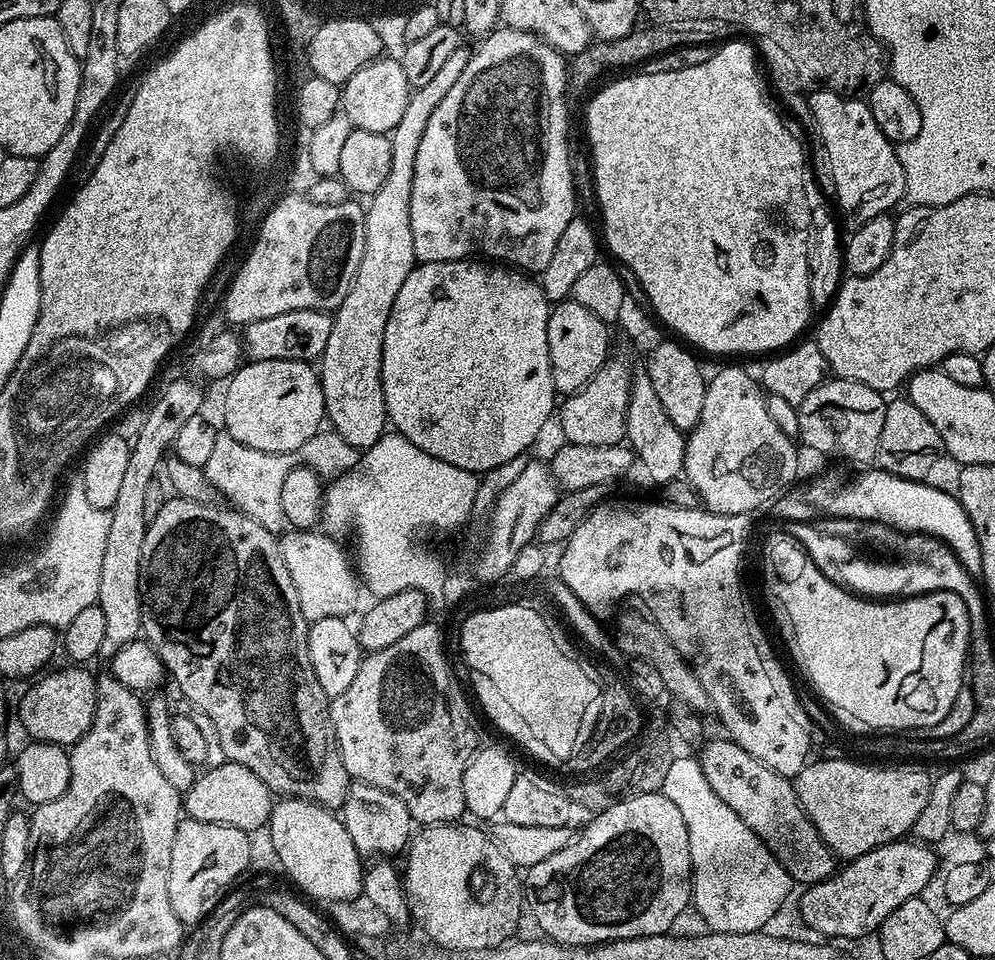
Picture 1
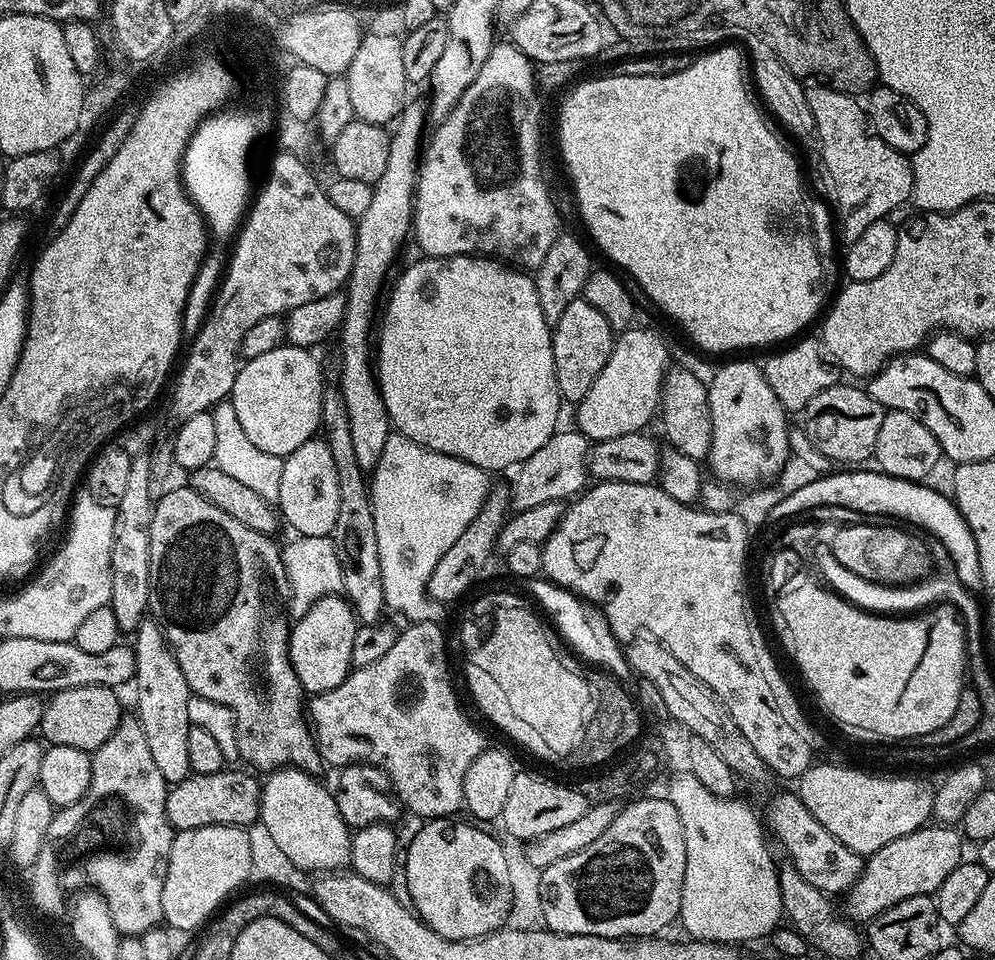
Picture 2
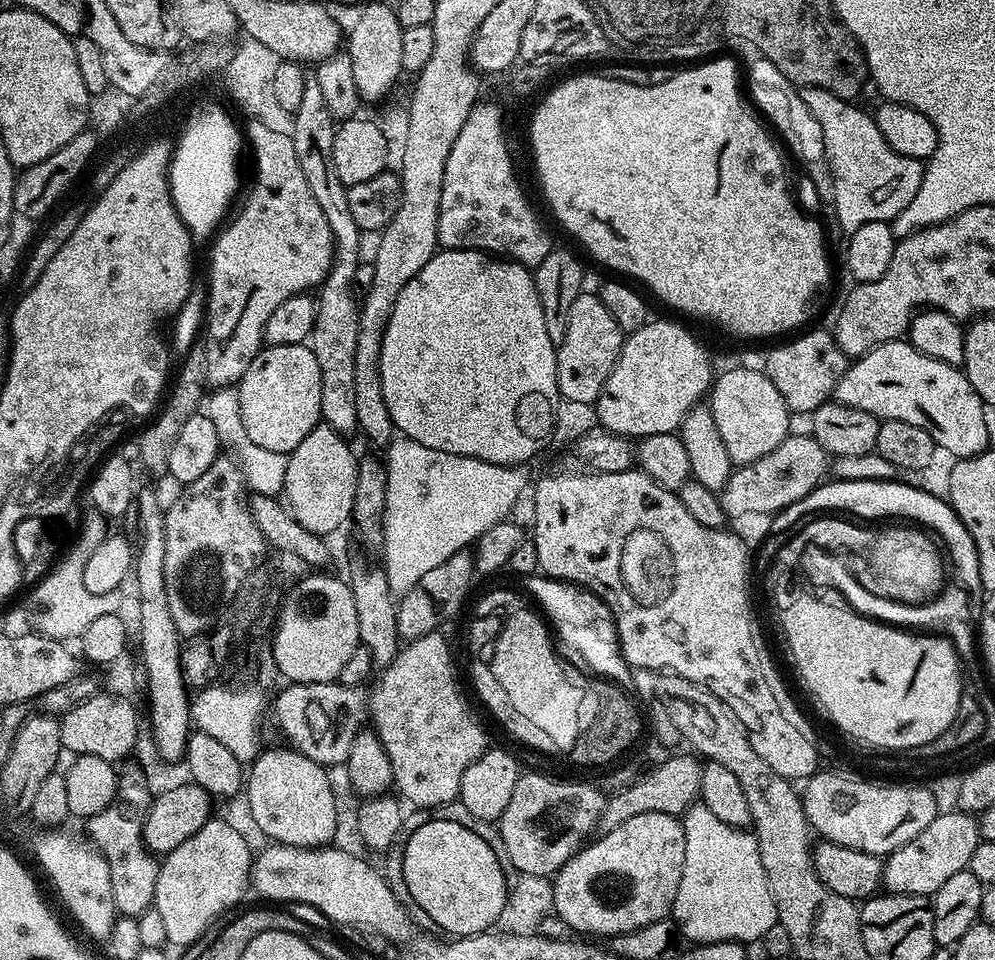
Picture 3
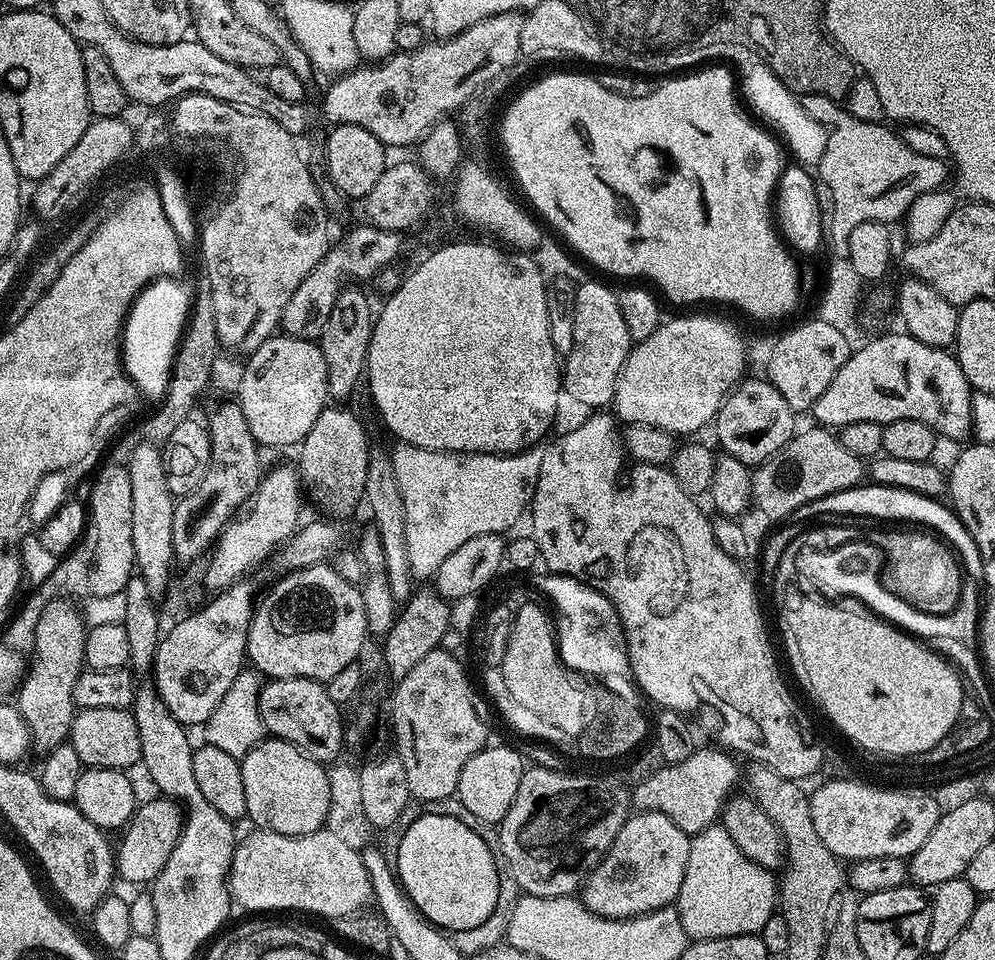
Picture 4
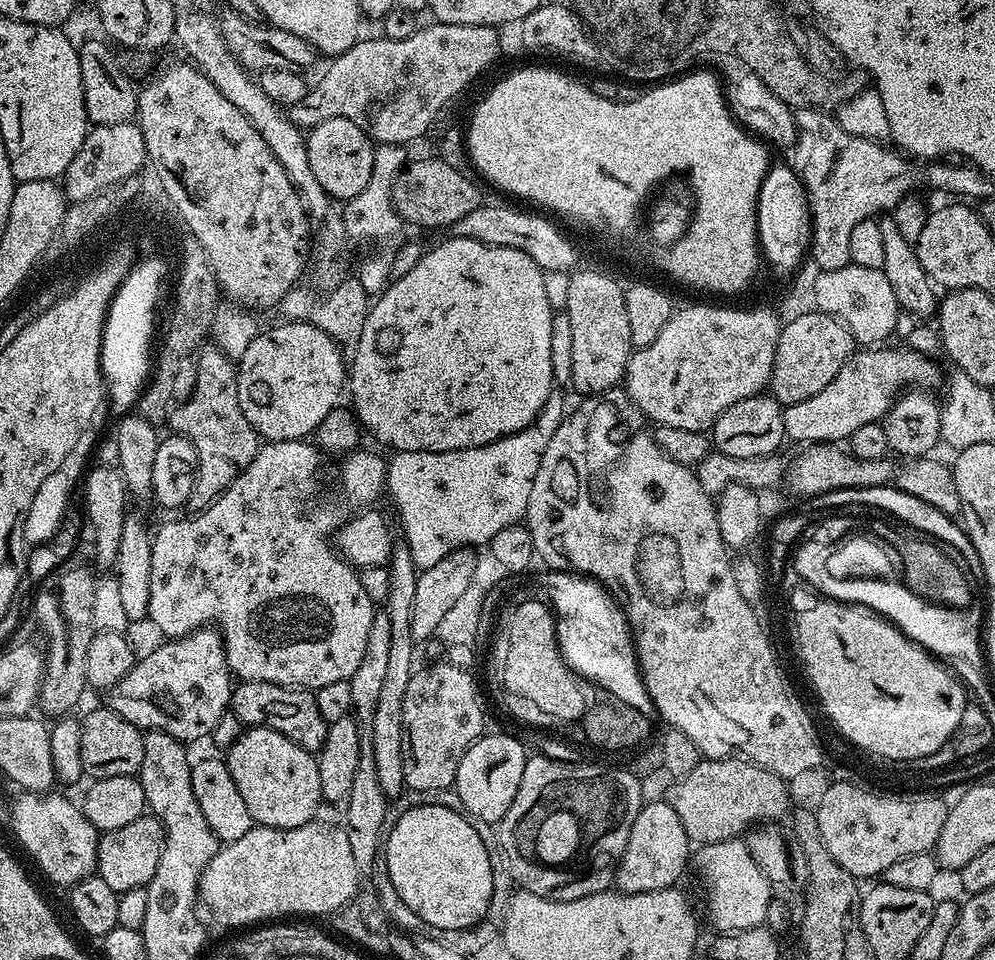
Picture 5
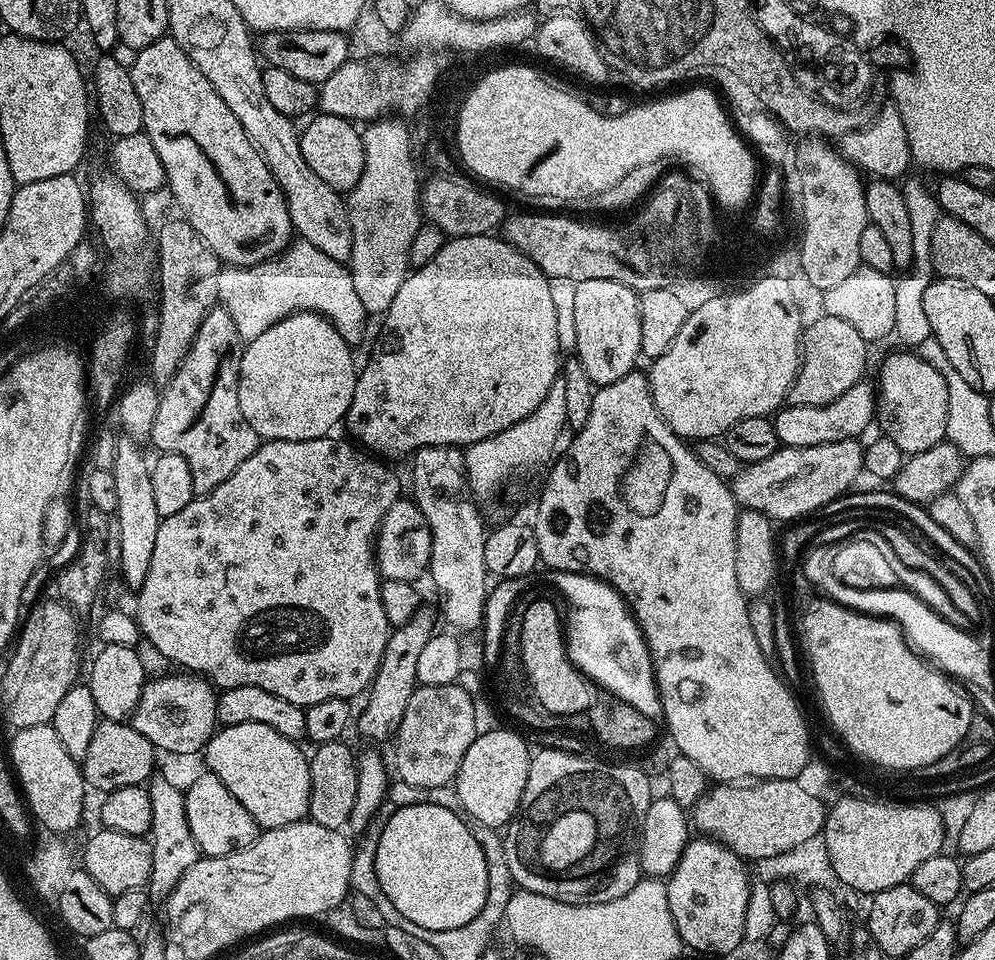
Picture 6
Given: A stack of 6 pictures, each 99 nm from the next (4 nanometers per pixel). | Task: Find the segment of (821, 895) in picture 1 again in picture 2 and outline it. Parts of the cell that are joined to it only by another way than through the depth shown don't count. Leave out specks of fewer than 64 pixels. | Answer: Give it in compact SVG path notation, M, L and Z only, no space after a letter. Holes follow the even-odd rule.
M929 823L894 842L886 842L878 851L864 861L864 873L843 897L847 919L852 922L867 922L878 914L890 910L898 902L915 896L932 896L942 886L950 870L962 862L966 841L955 827Z

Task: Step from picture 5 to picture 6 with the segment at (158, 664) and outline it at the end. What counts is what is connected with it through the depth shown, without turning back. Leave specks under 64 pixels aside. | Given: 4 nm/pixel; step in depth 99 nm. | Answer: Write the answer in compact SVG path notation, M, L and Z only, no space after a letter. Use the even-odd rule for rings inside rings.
M177 671L177 676L156 676L147 681L138 698L130 723L161 753L192 756L203 753L218 728L216 719L217 689L203 675Z

